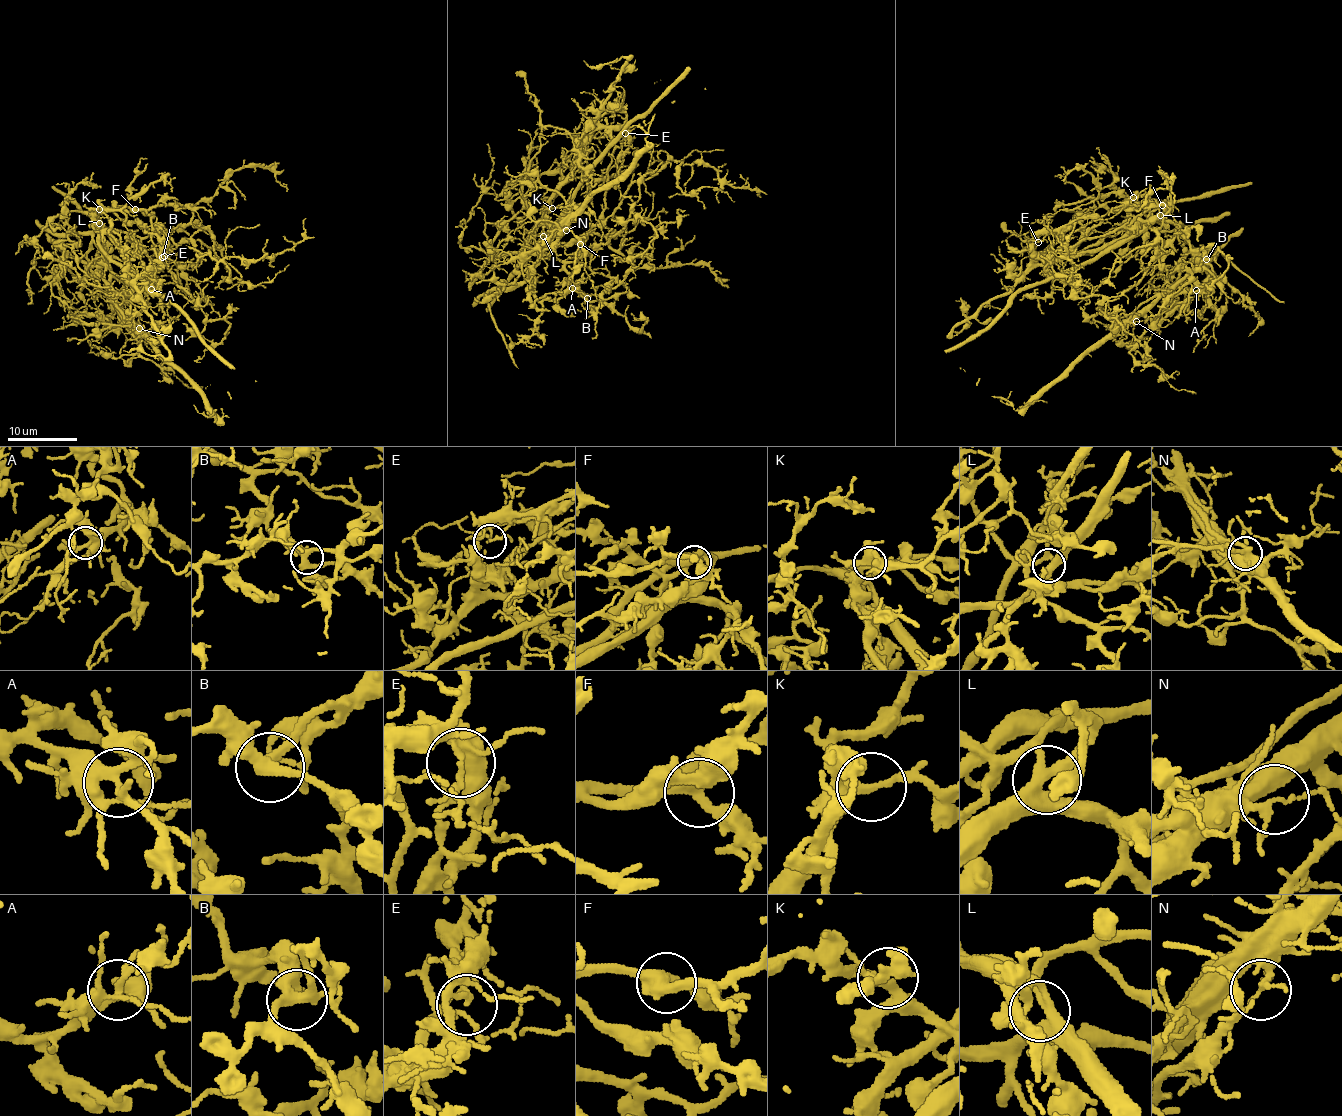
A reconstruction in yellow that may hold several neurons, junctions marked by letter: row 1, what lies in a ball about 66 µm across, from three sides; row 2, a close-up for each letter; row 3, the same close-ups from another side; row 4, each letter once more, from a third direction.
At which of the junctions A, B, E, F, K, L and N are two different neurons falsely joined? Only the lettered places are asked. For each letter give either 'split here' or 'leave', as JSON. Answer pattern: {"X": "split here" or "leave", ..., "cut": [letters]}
{"A": "leave", "B": "leave", "E": "split here", "F": "leave", "K": "leave", "L": "leave", "N": "split here", "cut": ["E", "N"]}

